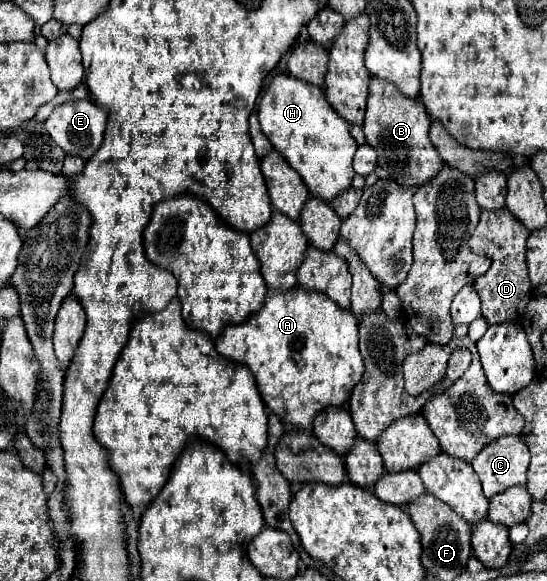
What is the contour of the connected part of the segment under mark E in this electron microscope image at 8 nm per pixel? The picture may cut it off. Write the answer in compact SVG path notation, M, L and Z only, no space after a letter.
M83 99L83 101L67 101L67 103L55 107L51 117L45 121L45 127L47 127L47 133L51 135L51 139L61 149L69 151L67 155L81 157L87 161L101 147L105 123L107 123L107 113L99 105L95 105L91 99Z

